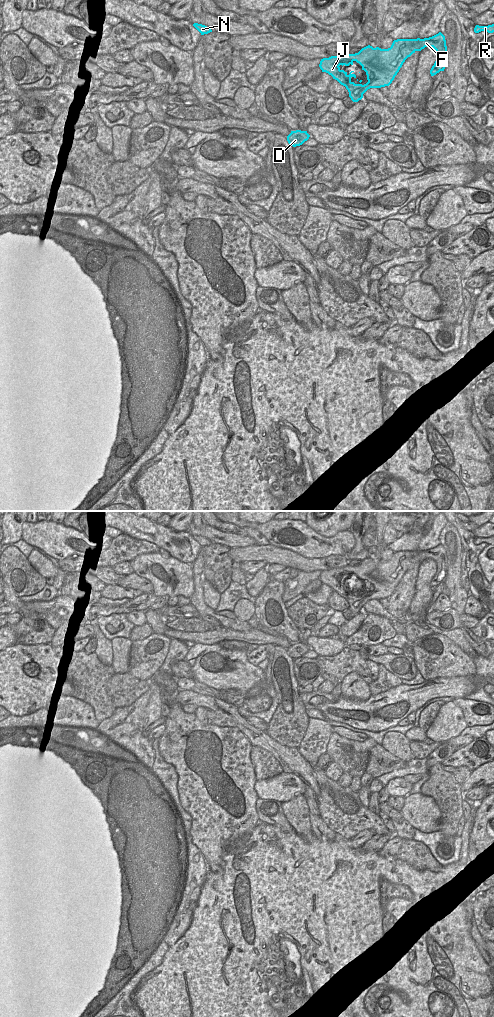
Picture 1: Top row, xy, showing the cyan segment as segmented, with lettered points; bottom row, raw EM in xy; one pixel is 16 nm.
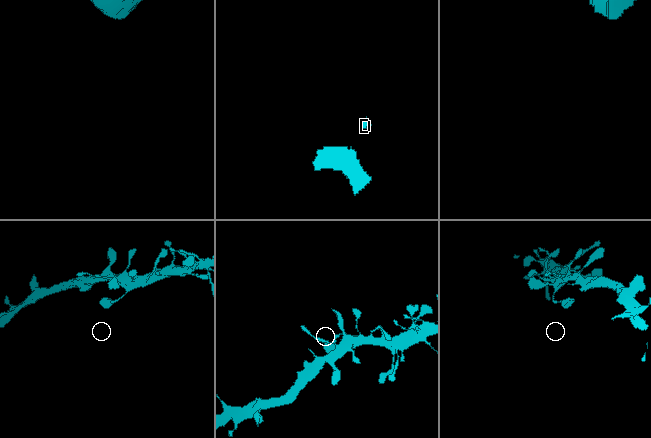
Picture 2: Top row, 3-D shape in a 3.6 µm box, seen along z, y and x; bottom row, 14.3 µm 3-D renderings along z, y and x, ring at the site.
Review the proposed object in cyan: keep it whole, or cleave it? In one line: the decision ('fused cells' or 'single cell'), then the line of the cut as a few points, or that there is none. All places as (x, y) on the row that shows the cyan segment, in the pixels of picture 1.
single cell; cut none

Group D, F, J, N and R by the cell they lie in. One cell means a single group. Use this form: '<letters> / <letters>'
D F J N R

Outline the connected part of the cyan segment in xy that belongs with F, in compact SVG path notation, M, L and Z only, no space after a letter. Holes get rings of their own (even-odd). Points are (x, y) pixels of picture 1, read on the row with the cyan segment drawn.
M441 32L424 39L397 39L393 41L388 49L373 48L368 45L355 54L323 58L319 67L322 72L328 73L333 79L346 87L353 102L358 102L368 89L389 86L405 60L425 47L433 47L437 54L436 61L430 70L431 76L444 71L447 46L445 36ZM354 61L359 63L362 66L362 70L366 72L368 82L364 85L361 84L362 80L359 81L359 84L351 81L352 77L356 78L354 71L351 71L348 75L347 72L339 67L340 65L353 65Z

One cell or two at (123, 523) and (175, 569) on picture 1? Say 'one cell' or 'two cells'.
two cells

